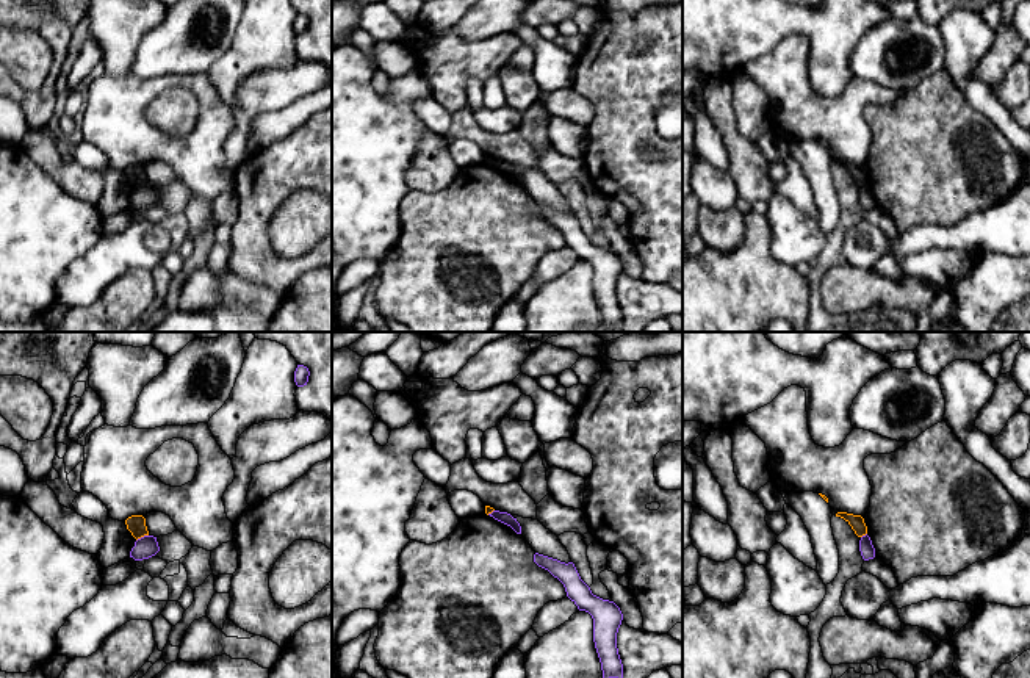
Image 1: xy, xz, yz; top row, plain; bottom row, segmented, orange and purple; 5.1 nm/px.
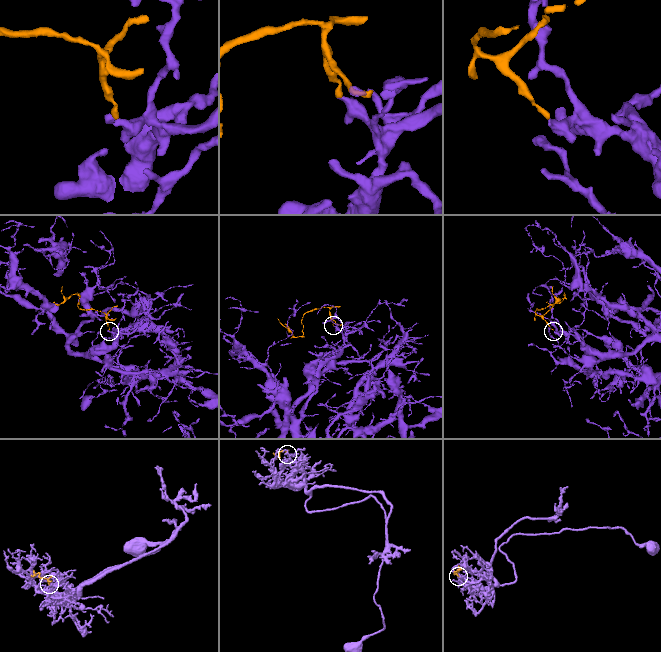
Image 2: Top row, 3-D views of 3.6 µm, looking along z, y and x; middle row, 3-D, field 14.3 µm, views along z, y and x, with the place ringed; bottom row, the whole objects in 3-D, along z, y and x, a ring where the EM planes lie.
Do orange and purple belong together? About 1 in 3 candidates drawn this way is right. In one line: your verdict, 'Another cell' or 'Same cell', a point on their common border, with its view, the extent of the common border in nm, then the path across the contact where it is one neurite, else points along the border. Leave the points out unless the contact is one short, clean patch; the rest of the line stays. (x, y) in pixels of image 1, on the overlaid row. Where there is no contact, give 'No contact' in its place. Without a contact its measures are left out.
Another cell. Touches orange at xy (141, 536). Shared border 70 nm. Boundary: xy (147, 534), (136, 540)

